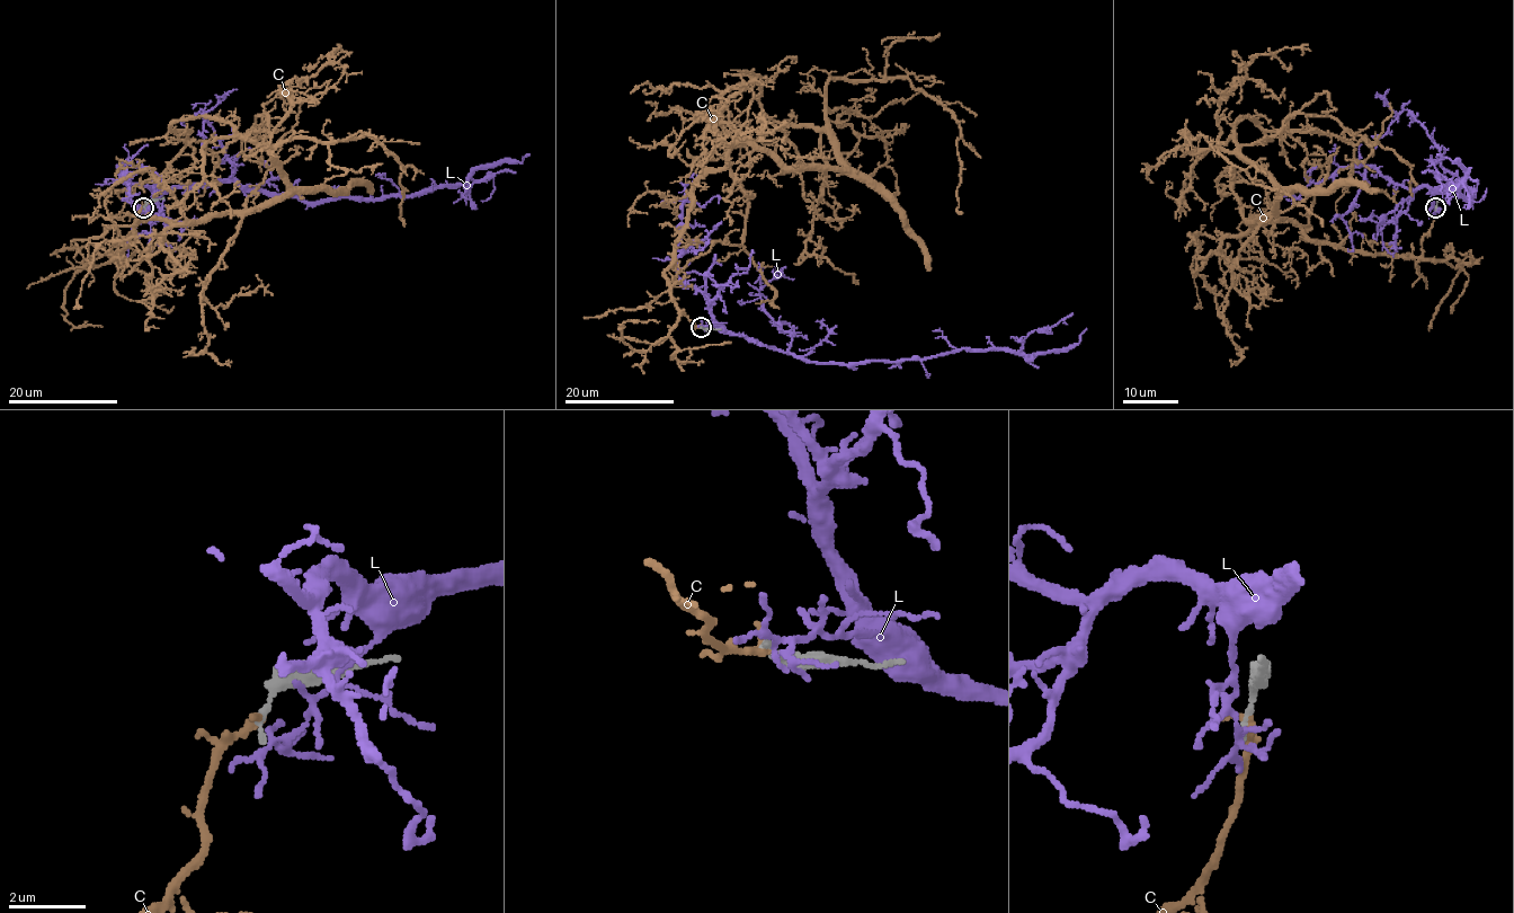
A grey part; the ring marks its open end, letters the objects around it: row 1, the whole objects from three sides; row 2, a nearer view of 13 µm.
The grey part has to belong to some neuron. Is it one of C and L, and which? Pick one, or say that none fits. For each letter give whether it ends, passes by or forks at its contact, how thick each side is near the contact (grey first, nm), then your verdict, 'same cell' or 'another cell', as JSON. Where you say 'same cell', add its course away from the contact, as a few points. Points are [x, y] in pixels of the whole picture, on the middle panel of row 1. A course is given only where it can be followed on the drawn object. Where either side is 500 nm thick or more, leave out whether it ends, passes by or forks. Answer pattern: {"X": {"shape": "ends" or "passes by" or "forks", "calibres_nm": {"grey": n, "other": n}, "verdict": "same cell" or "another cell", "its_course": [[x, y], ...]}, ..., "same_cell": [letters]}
{"C": {"shape": "ends", "calibres_nm": {"grey": 200, "other": 200}, "verdict": "another cell"}, "L": {"shape": "forks", "calibres_nm": {"grey": 180, "other": 130}, "verdict": "another cell"}, "same_cell": []}

